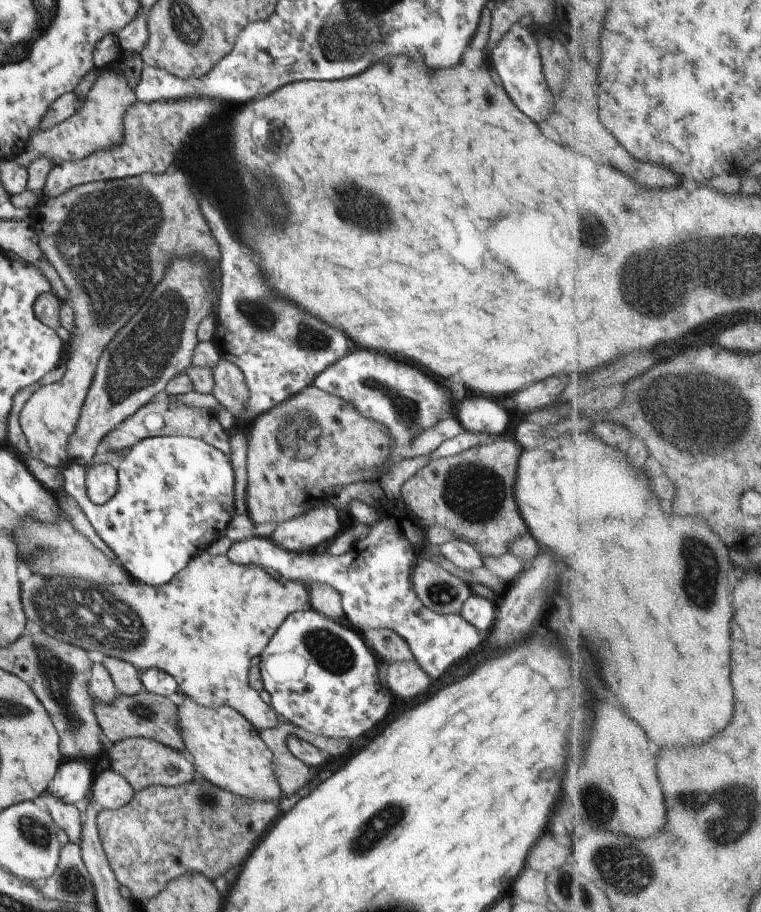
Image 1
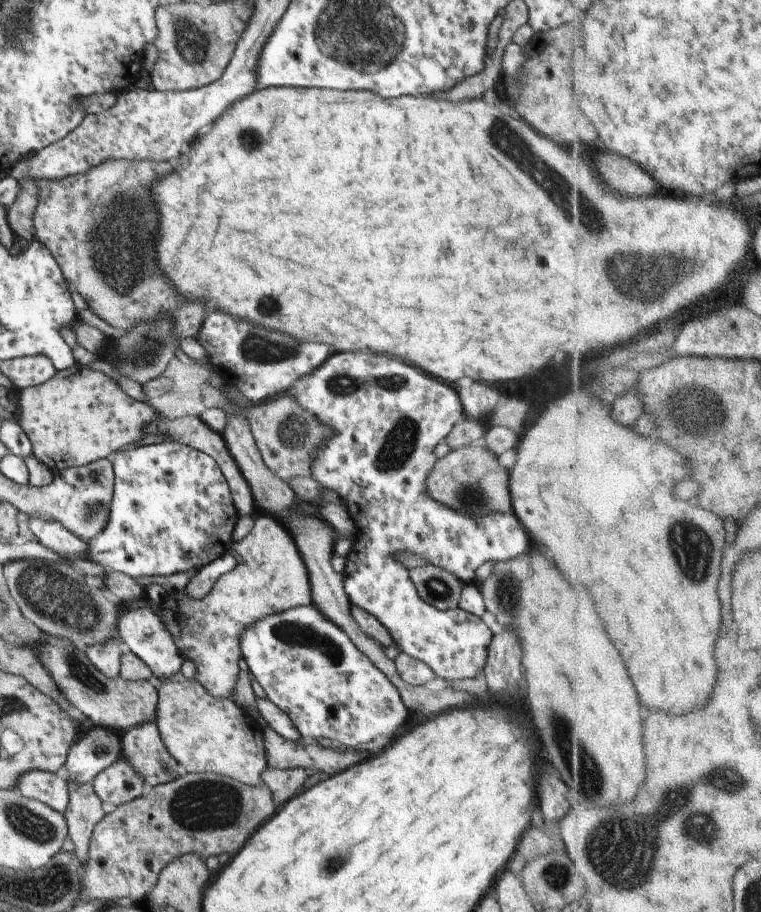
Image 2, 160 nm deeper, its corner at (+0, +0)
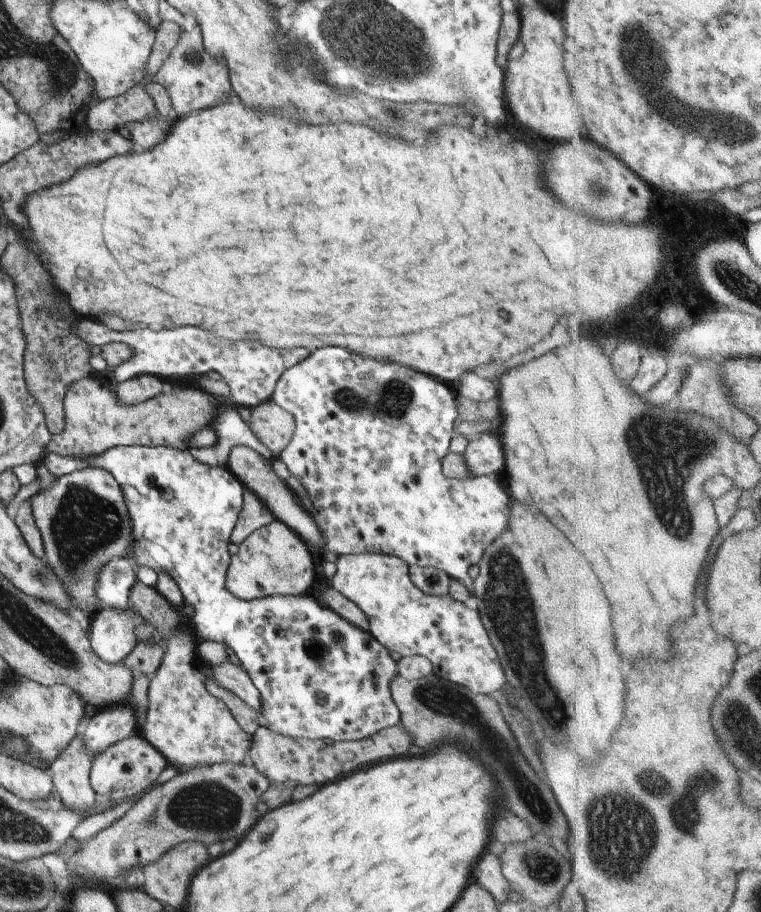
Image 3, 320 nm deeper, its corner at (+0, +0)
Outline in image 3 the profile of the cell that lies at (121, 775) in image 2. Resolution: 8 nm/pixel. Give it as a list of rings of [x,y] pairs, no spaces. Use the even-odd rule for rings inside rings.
[[[135,731],[92,756],[88,779],[98,799],[120,802],[139,794],[145,786],[155,782],[155,778],[167,765],[161,753],[139,731]]]

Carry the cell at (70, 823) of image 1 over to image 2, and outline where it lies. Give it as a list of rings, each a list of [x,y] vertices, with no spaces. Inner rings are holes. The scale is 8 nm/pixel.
[[[28,770],[16,778],[14,786],[24,797],[40,800],[53,810],[64,814],[68,790],[60,774]]]

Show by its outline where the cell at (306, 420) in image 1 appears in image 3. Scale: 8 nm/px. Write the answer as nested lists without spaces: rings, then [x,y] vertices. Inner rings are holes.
[[[267,400],[250,408],[251,418],[246,424],[259,444],[268,448],[273,458],[287,446],[294,429],[294,418],[274,401]]]

